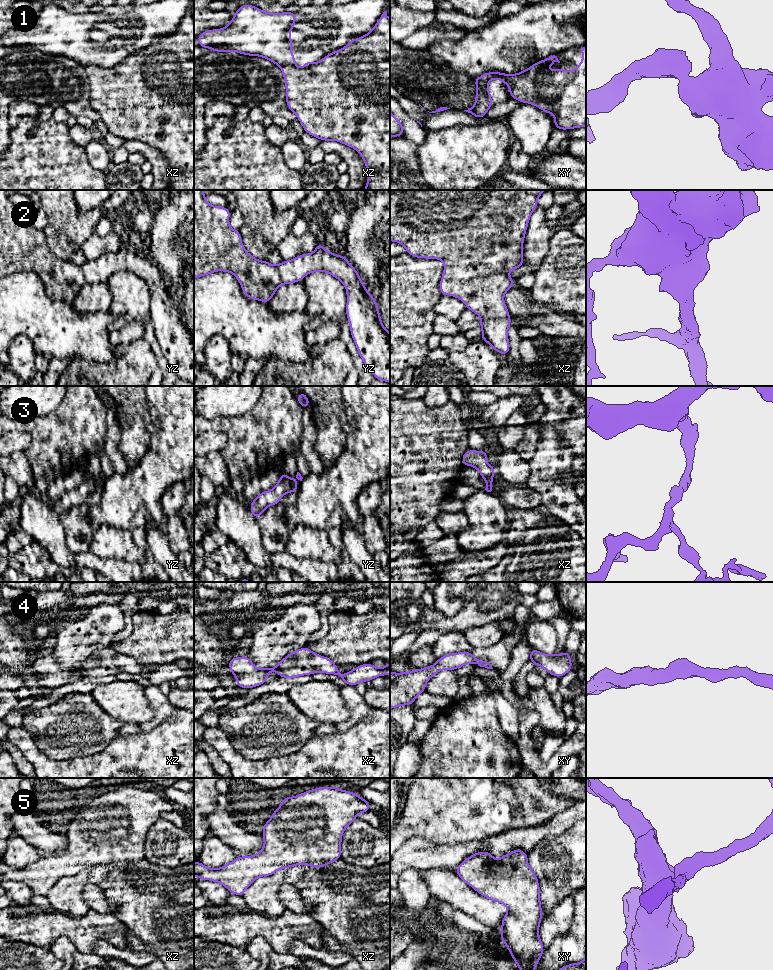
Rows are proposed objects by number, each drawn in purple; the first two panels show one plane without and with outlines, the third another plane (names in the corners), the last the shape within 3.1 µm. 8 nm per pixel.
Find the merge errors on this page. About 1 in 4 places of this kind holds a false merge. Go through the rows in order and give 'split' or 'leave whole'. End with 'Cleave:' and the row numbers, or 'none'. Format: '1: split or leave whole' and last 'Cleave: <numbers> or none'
1: split
2: leave whole
3: leave whole
4: leave whole
5: leave whole
Cleave: 1

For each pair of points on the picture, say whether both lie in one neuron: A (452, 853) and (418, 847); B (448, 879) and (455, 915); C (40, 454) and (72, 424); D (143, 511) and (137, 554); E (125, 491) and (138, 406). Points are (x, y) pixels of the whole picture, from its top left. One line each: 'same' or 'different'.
A: same
B: different
C: same
D: different
E: different

